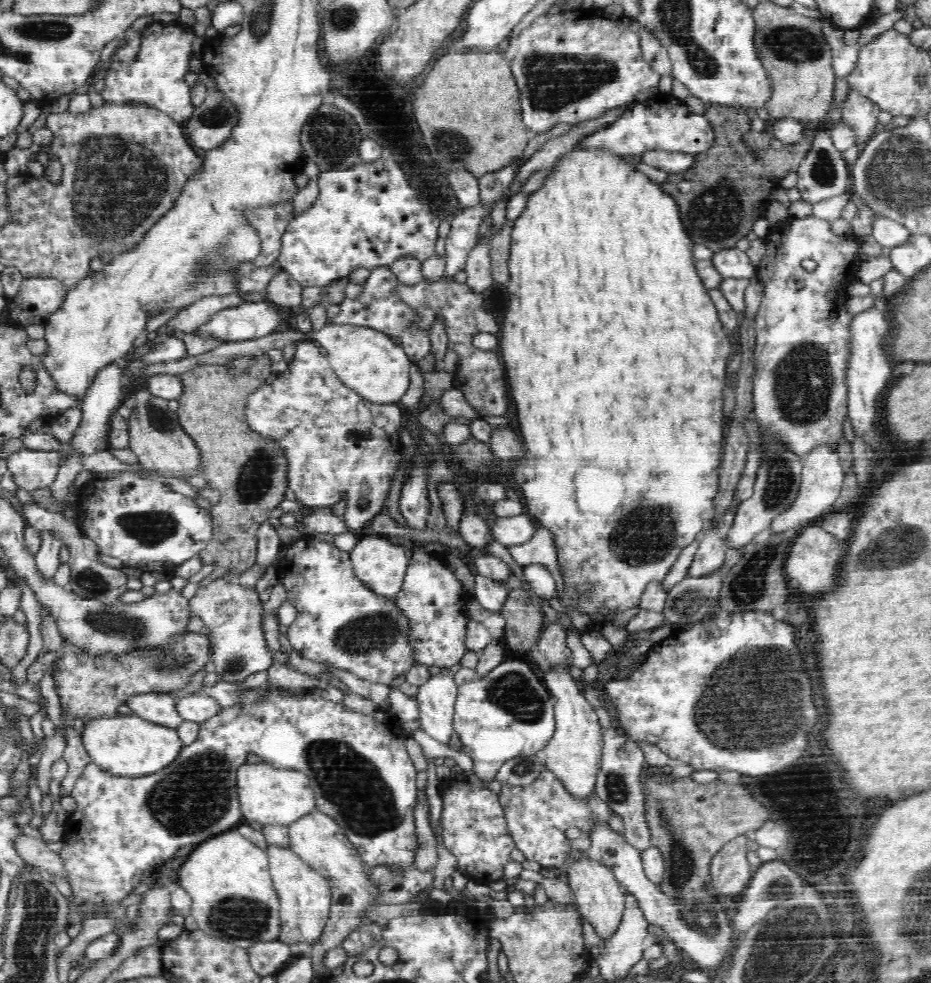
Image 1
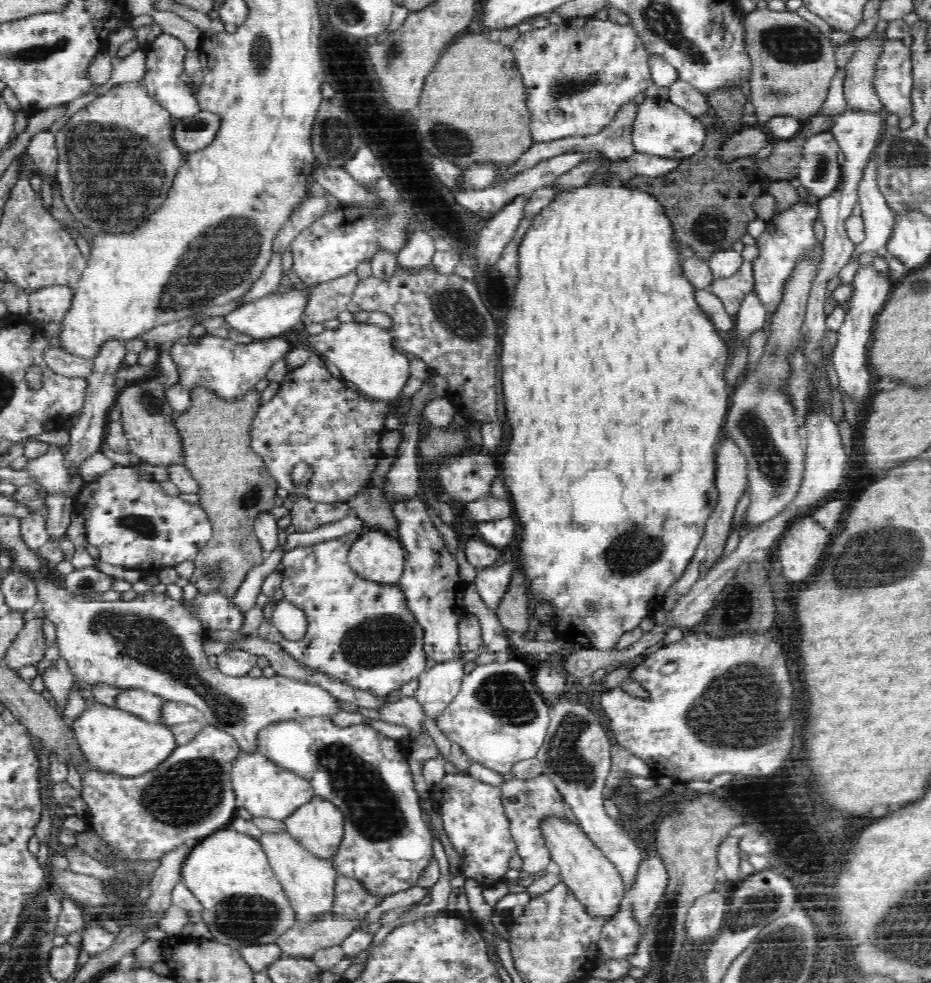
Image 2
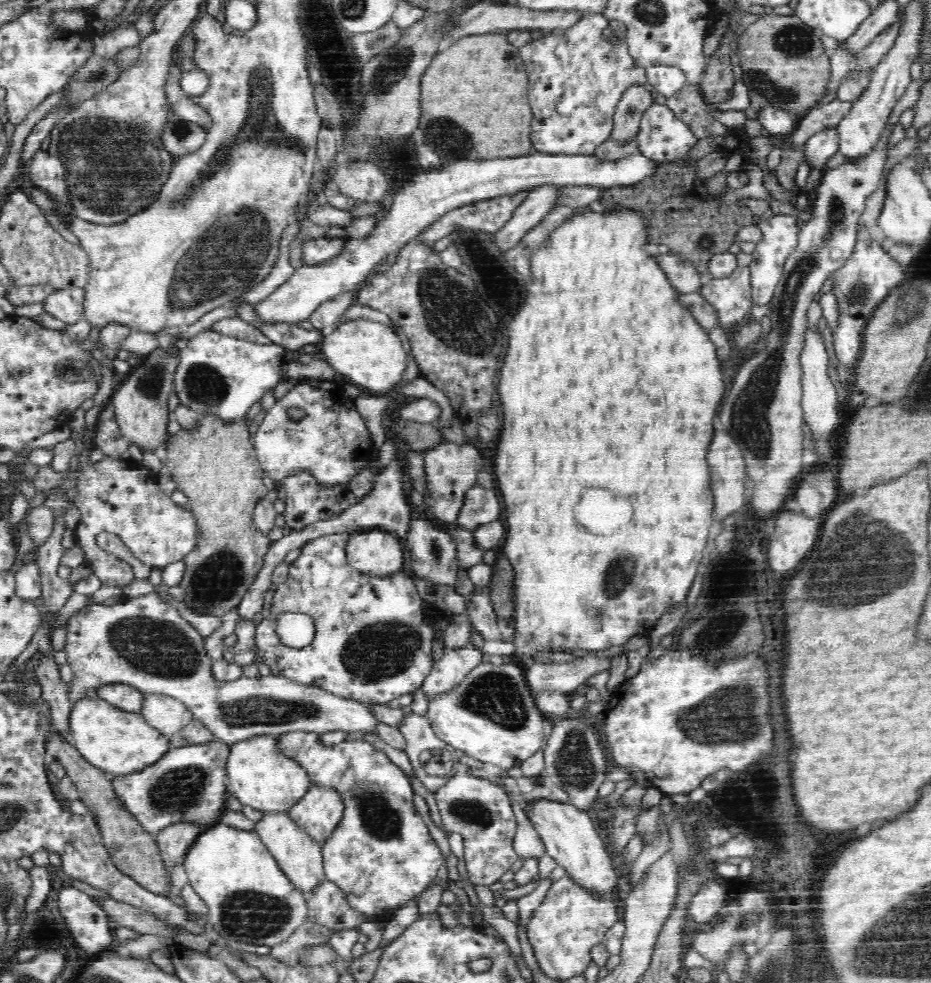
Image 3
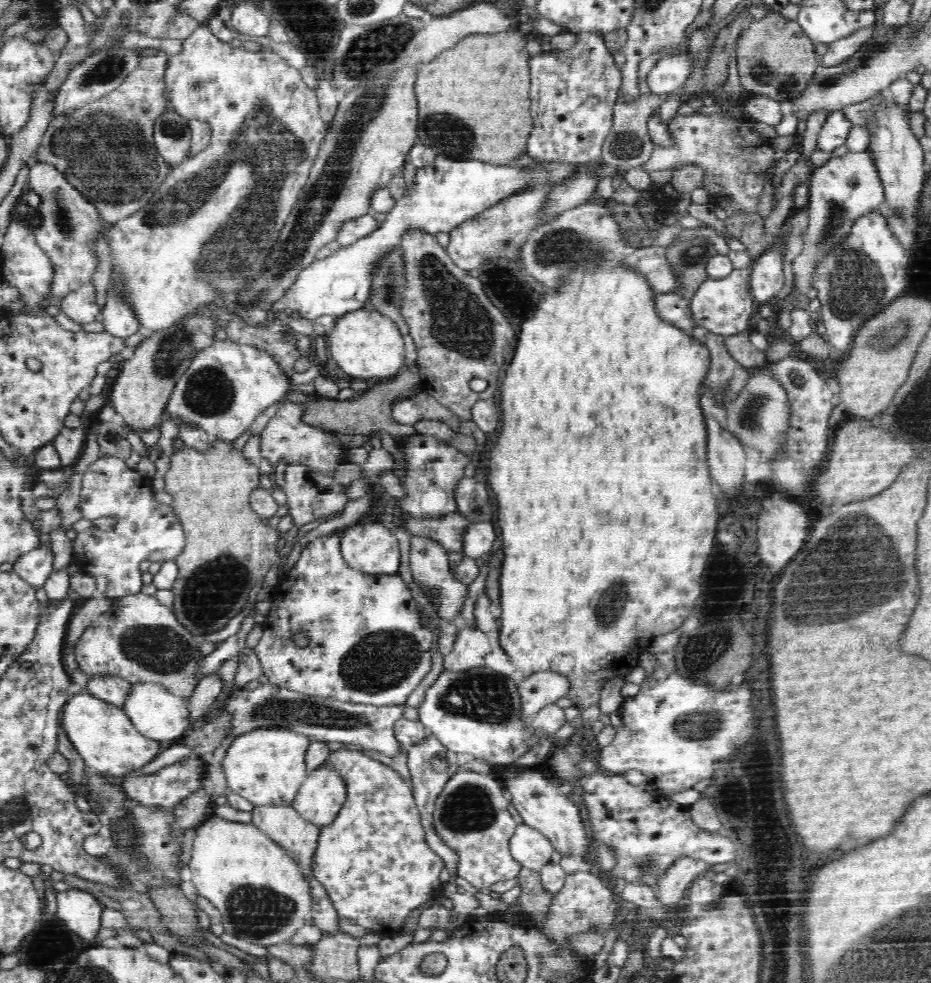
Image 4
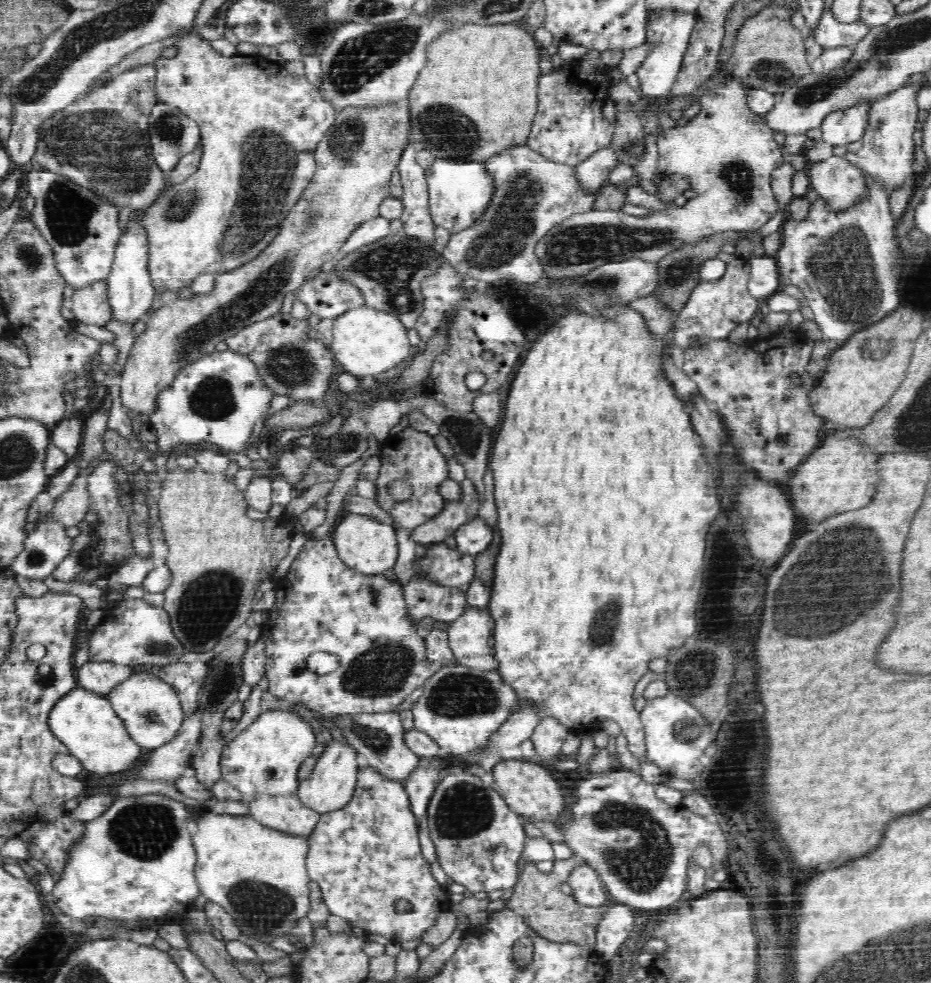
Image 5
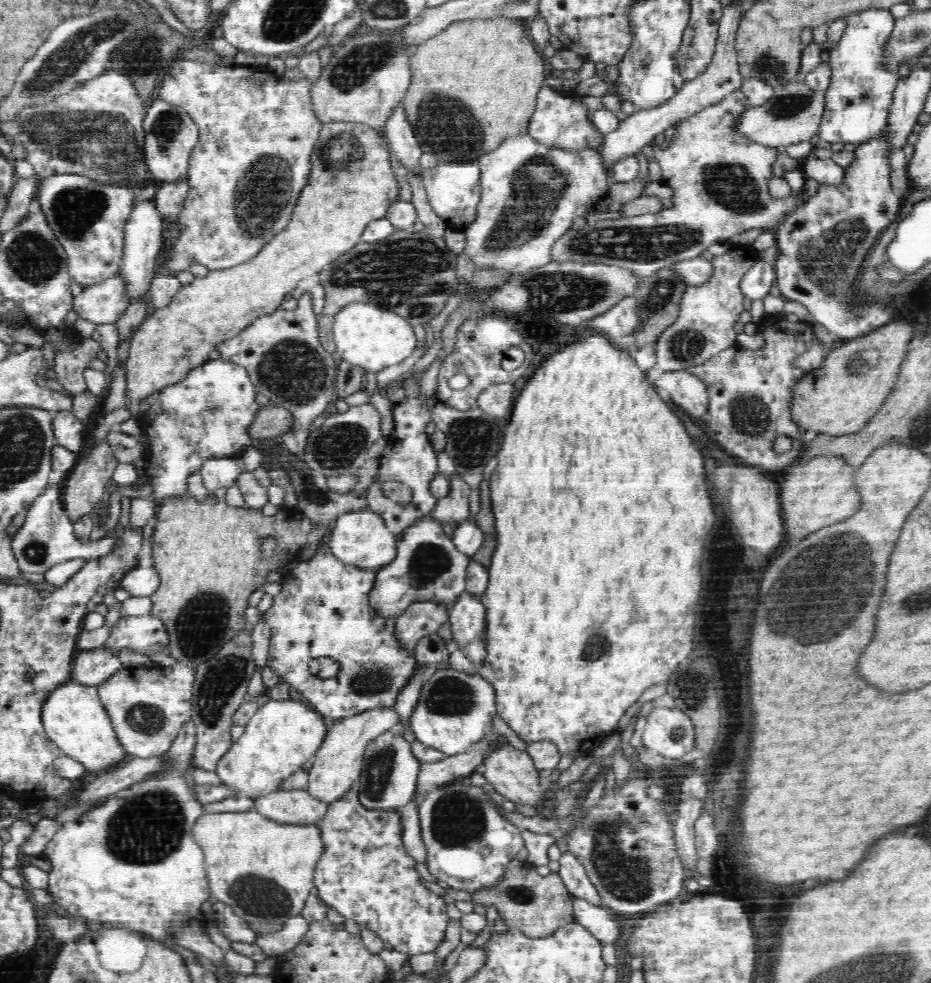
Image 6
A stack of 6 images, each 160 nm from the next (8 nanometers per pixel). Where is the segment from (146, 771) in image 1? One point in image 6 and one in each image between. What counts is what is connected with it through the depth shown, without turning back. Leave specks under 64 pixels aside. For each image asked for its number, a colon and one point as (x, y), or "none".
2: (112, 740)
3: (118, 742)
4: (104, 735)
5: (85, 722)
6: (74, 718)

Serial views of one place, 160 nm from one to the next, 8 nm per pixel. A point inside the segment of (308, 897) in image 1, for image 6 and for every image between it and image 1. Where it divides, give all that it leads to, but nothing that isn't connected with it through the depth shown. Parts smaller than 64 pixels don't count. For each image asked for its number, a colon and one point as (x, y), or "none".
2: (309, 883)
3: (301, 859)
4: (297, 837)
5: (286, 814)
6: (293, 807)

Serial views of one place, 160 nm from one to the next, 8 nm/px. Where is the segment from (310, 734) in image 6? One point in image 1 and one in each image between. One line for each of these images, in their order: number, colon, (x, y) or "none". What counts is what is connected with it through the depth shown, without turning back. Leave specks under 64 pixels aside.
1: (269, 795)
2: (261, 787)
3: (261, 777)
4: (266, 766)
5: (264, 760)

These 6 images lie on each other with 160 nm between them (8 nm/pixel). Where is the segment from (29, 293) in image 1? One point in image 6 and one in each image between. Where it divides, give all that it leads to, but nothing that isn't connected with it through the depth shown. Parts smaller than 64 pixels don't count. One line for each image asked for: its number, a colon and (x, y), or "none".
2: (49, 304)
3: (66, 305)
4: (80, 305)
5: (90, 305)
6: (106, 302)

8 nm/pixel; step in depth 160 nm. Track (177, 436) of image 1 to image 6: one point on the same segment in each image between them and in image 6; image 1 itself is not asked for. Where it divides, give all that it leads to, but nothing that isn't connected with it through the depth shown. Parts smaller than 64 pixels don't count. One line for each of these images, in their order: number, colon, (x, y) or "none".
2: (146, 415)
3: (140, 404)
4: (141, 391)
5: (353, 163)
6: (351, 183)

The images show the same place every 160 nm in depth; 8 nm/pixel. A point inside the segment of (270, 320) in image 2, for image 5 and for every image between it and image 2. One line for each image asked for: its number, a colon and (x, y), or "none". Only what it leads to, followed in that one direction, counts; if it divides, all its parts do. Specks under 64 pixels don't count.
3: (430, 194)
4: (445, 194)
5: (459, 191)

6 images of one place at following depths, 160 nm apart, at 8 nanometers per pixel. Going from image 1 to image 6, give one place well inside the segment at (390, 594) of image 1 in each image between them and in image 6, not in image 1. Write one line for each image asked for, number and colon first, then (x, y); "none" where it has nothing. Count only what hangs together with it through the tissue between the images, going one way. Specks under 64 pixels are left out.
2: (376, 557)
3: (377, 553)
4: (371, 548)
5: (368, 546)
6: (361, 538)

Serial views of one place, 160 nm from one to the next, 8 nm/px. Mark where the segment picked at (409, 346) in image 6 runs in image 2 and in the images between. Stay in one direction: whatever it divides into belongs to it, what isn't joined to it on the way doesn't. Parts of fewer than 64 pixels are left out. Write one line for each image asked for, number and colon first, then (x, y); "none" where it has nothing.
2: (367, 355)
3: (369, 353)
4: (367, 345)
5: (365, 341)

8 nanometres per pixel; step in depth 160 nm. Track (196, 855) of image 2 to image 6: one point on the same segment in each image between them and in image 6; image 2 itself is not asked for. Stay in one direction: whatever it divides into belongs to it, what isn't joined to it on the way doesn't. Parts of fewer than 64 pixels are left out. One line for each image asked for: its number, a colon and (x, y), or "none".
3: (249, 899)
4: (274, 902)
5: (259, 876)
6: (264, 870)

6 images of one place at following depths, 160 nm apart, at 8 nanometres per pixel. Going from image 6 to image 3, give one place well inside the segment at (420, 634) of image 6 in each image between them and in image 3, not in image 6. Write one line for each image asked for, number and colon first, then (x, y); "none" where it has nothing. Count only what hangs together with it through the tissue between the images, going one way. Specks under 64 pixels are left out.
3: (433, 551)
4: (429, 564)
5: (424, 598)

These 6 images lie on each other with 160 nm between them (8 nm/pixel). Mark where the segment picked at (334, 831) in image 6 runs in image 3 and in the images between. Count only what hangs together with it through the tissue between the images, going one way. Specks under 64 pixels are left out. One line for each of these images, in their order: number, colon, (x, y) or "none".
3: (382, 855)
4: (373, 860)
5: (365, 857)

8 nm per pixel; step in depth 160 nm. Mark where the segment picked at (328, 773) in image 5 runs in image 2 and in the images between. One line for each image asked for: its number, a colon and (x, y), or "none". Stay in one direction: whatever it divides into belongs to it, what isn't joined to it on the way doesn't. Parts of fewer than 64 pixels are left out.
2: (318, 826)
3: (318, 814)
4: (320, 798)

